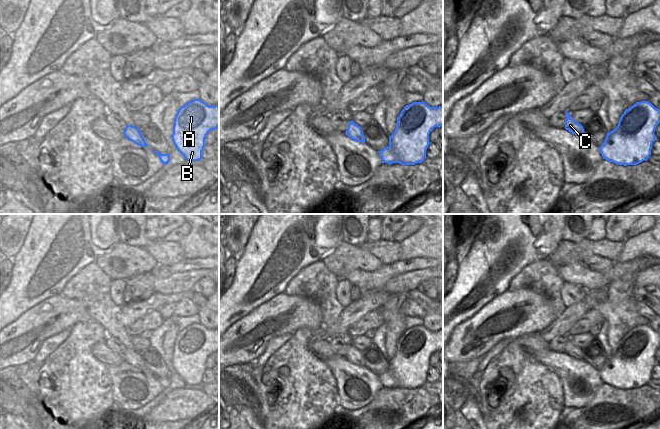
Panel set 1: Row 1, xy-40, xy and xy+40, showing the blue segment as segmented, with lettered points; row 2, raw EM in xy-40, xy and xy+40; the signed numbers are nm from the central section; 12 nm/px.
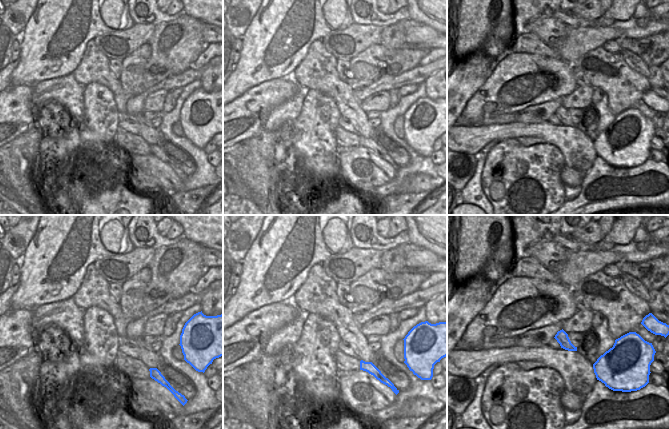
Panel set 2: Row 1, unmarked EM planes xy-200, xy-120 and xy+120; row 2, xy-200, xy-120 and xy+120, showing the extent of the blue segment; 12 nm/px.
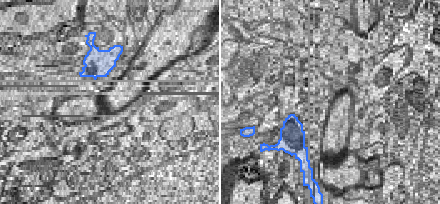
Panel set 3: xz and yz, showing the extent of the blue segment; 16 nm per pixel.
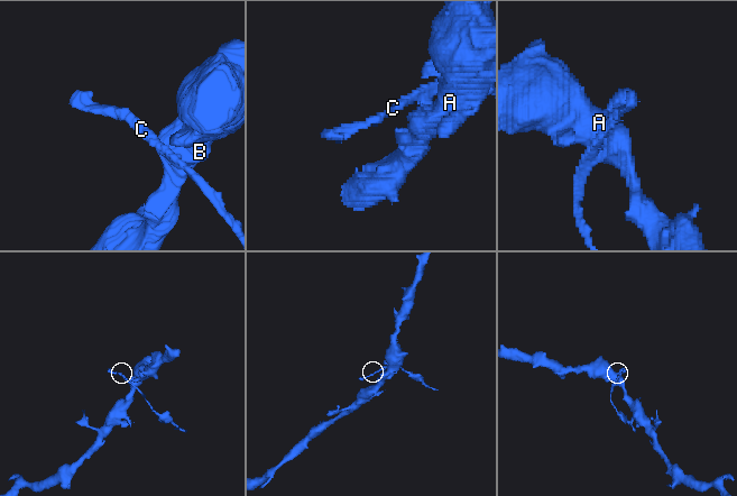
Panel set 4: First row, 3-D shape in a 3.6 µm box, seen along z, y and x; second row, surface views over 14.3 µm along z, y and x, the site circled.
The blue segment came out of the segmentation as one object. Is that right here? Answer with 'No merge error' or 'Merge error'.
No merge error

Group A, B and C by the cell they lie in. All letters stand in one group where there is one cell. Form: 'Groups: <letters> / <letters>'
Groups: A B C

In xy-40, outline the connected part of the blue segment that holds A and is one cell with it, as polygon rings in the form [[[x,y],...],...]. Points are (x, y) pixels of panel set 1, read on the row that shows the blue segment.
[[[194,99],[178,109],[171,138],[187,161],[199,161],[206,135],[218,127],[219,105],[209,106],[200,99]]]

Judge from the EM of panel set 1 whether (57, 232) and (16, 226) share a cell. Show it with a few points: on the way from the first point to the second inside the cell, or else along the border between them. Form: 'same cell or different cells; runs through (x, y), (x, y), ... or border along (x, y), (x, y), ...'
different cells; border along (30, 224), (24, 243), (19, 250)

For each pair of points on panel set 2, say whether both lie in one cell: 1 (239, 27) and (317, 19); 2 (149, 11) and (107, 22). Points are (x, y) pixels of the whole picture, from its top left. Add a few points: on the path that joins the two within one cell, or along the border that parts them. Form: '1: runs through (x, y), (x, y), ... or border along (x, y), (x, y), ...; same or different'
1: border along (258, 10), (242, 35); different
2: border along (128, 10), (128, 14), (134, 23); different

